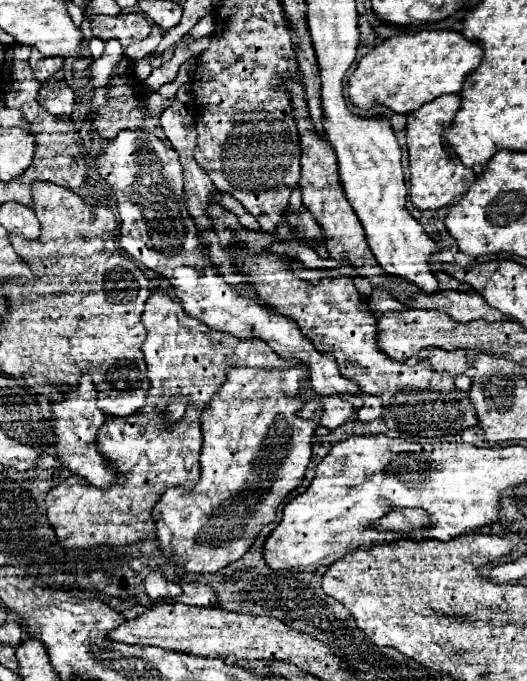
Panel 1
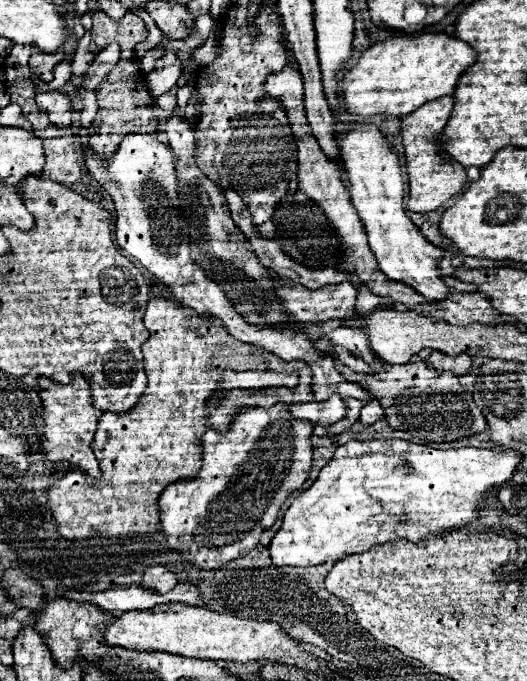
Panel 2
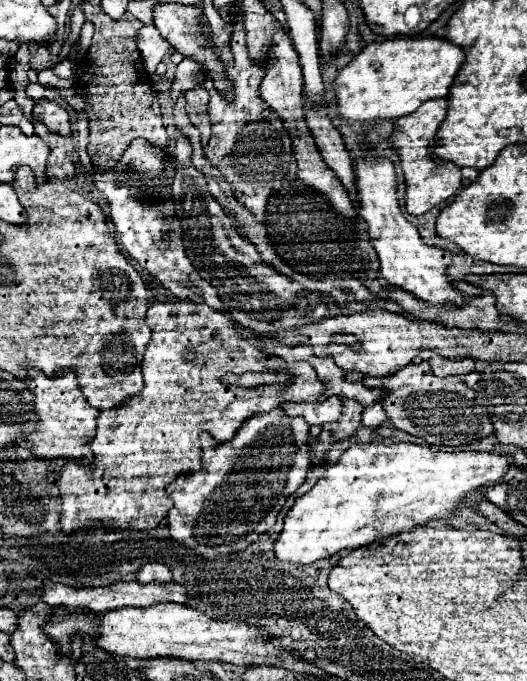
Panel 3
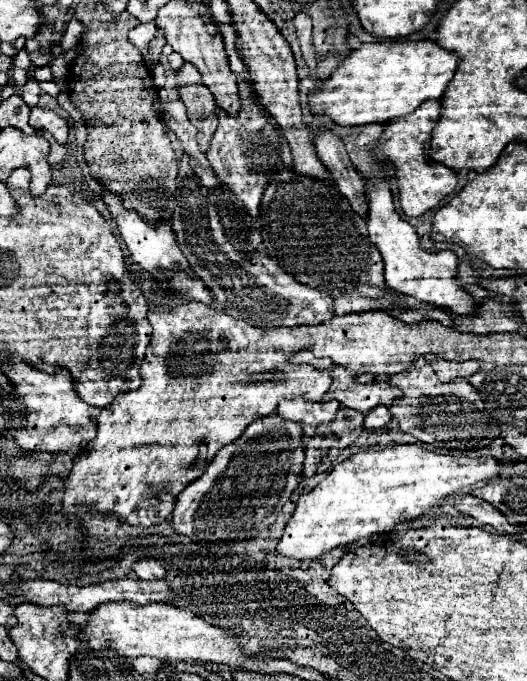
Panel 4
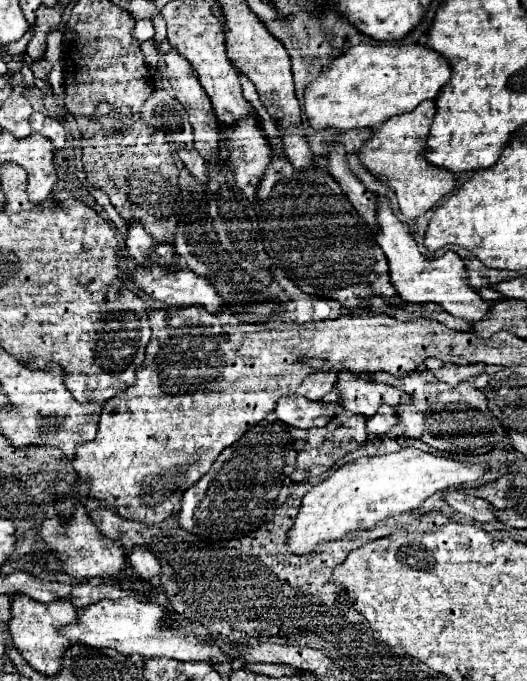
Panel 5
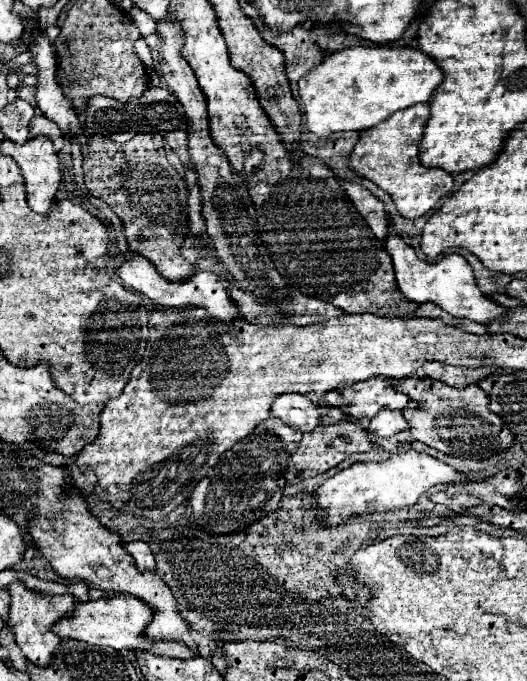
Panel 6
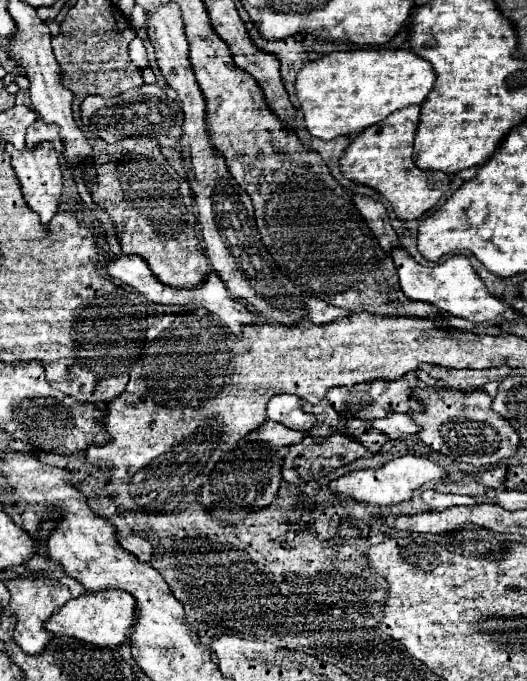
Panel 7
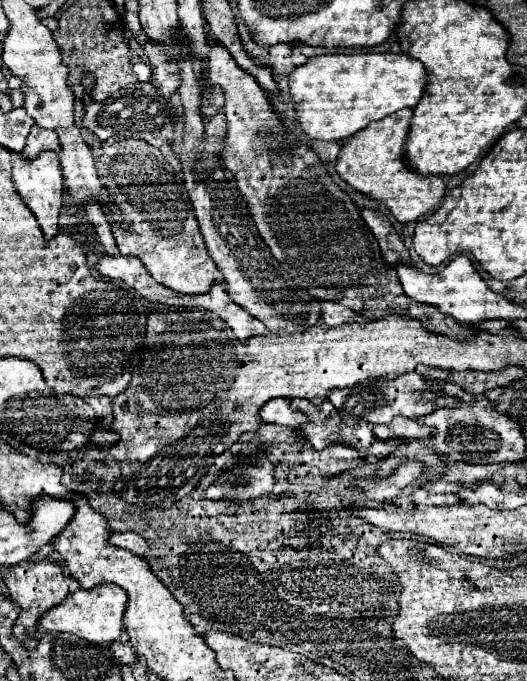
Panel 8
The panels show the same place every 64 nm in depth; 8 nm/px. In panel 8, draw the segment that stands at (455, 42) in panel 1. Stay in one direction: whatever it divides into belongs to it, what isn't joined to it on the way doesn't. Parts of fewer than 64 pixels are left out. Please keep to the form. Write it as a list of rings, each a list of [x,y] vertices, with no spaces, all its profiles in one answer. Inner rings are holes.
[[[326,54],[310,58],[306,64],[300,64],[290,72],[290,100],[294,102],[296,122],[300,130],[312,140],[336,140],[342,142],[366,128],[370,122],[380,120],[388,114],[394,114],[402,108],[414,108],[424,92],[426,70],[424,66],[408,58],[406,54]]]

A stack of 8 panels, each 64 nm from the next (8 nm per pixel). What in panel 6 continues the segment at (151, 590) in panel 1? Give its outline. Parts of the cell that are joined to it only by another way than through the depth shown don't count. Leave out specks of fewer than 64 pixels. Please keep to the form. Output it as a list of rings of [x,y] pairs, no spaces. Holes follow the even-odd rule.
[[[132,540],[132,542],[126,542],[124,548],[134,556],[136,566],[140,568],[140,572],[144,572],[144,570],[156,572],[156,562],[154,562],[152,550],[150,550],[150,546],[148,546],[144,540]]]

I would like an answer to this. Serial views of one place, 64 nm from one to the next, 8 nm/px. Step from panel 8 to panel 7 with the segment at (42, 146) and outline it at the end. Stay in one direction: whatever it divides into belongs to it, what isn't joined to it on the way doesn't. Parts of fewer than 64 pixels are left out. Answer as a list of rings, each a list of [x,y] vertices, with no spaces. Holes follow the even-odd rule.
[[[36,120],[36,122],[28,128],[26,148],[36,148],[36,144],[42,144],[42,142],[50,142],[56,152],[62,152],[62,150],[64,150],[64,144],[62,144],[62,140],[60,140],[60,136],[58,136],[56,124],[44,124],[42,120]]]

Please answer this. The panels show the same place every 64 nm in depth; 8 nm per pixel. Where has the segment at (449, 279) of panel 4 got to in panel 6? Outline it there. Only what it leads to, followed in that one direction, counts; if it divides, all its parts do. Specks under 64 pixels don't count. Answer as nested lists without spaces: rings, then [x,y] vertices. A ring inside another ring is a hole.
[[[390,226],[390,236],[386,240],[386,252],[392,256],[398,288],[408,300],[414,300],[418,304],[432,302],[456,318],[468,318],[472,322],[484,322],[484,324],[508,312],[504,306],[494,302],[490,296],[486,296],[478,288],[470,264],[460,254],[450,254],[442,258],[442,262],[436,262],[436,264],[426,264],[424,260],[416,256],[414,248],[404,244],[404,240],[394,234],[392,226]]]

